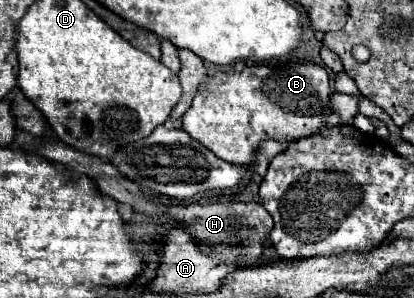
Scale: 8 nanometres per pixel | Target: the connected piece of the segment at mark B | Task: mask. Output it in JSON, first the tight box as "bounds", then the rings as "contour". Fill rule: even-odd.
{"bounds":[181,60,331,166],"contour":[[[297,60],[277,68],[255,64],[247,66],[241,74],[219,72],[203,82],[181,122],[183,130],[217,154],[217,158],[249,166],[255,162],[259,142],[267,138],[279,142],[283,142],[283,138],[291,138],[293,142],[319,134],[325,126],[325,116],[331,112],[329,96],[329,76],[319,64]]]}

